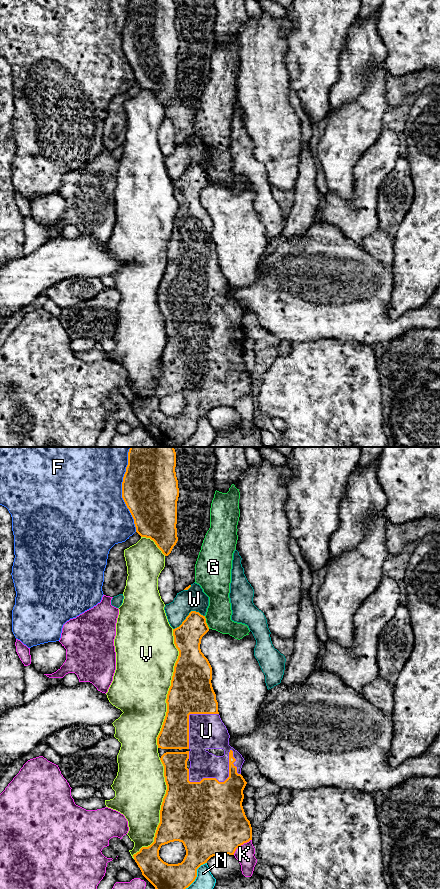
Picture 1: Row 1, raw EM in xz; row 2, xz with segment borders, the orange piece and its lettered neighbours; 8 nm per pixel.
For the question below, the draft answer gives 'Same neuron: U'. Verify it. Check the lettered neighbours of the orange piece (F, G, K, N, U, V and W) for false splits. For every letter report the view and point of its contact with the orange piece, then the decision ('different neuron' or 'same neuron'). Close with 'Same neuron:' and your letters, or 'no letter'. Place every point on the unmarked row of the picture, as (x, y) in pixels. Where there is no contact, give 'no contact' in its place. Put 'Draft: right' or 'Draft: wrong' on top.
Draft: right
F: contact xz (122, 42); different neuron
G: contact xz (205, 174); different neuron
K: contact xz (241, 396); different neuron
N: contact xz (195, 430); different neuron
U: contact xz (222, 334); same neuron
V: contact xz (169, 240); different neuron
W: contact xz (188, 167); different neuron
Same neuron: U

